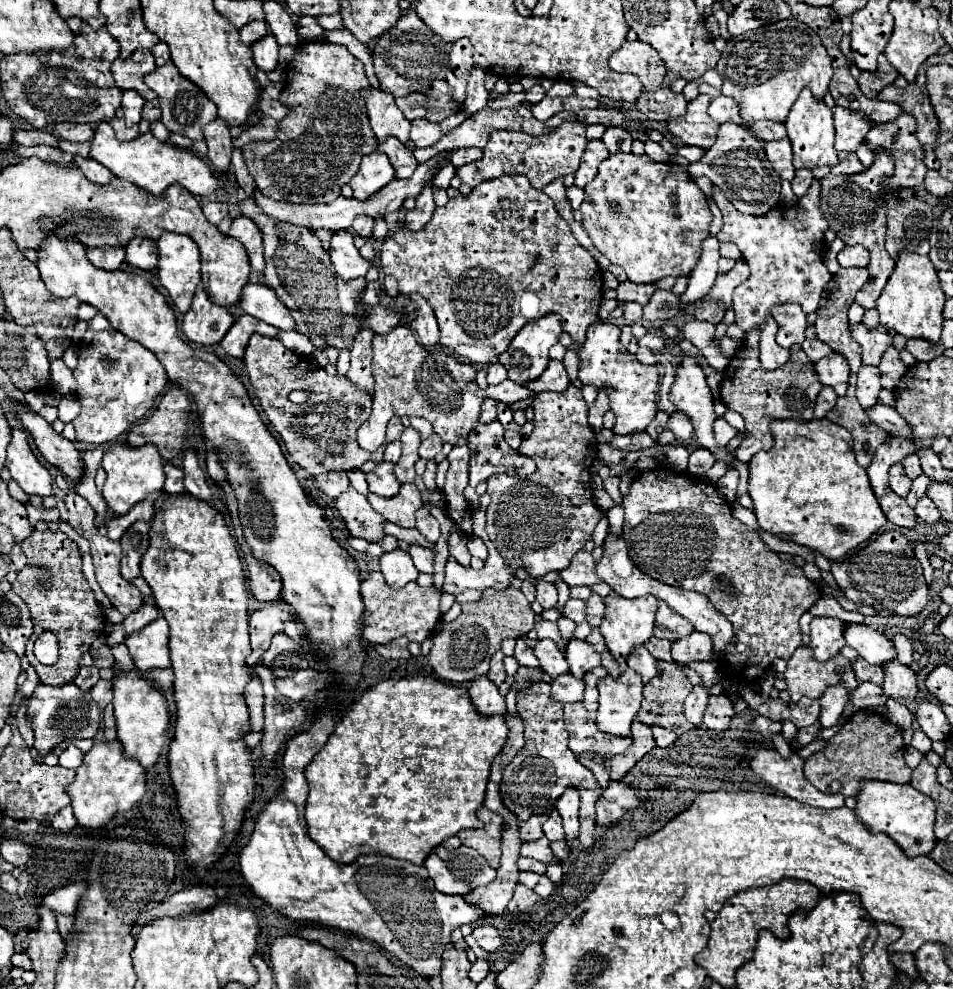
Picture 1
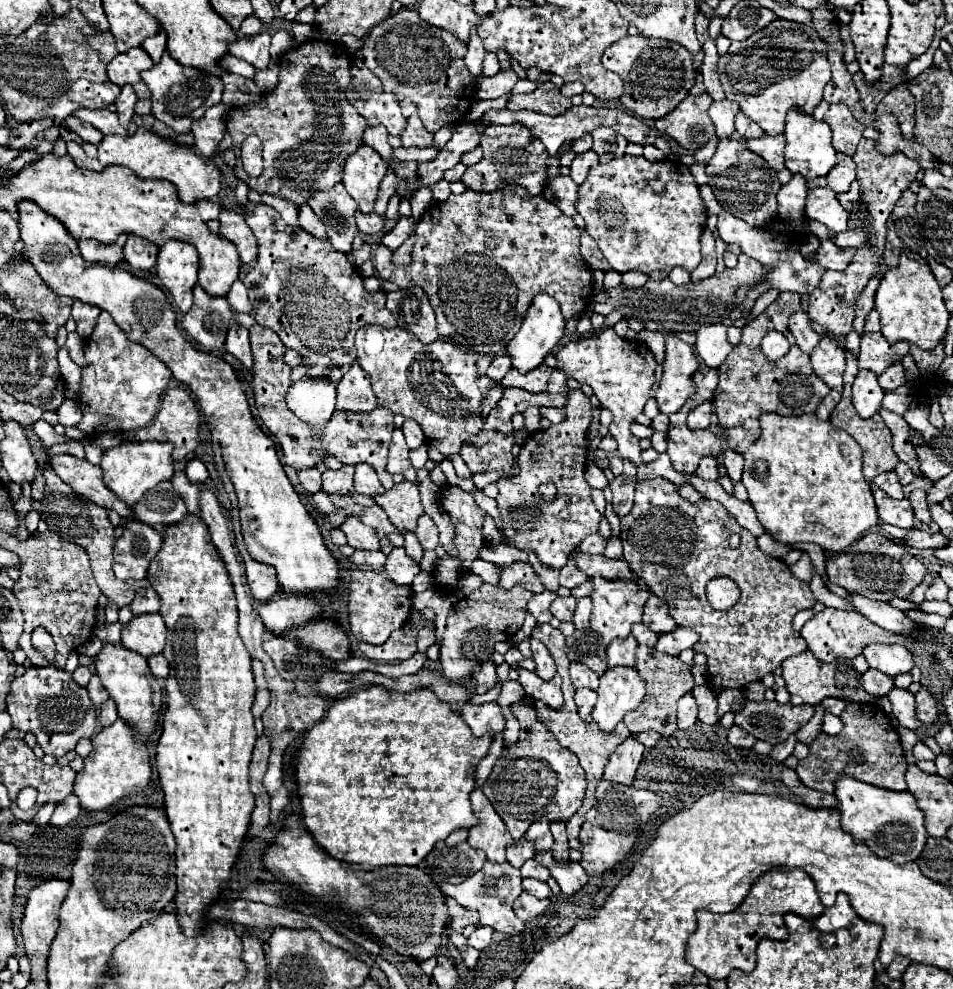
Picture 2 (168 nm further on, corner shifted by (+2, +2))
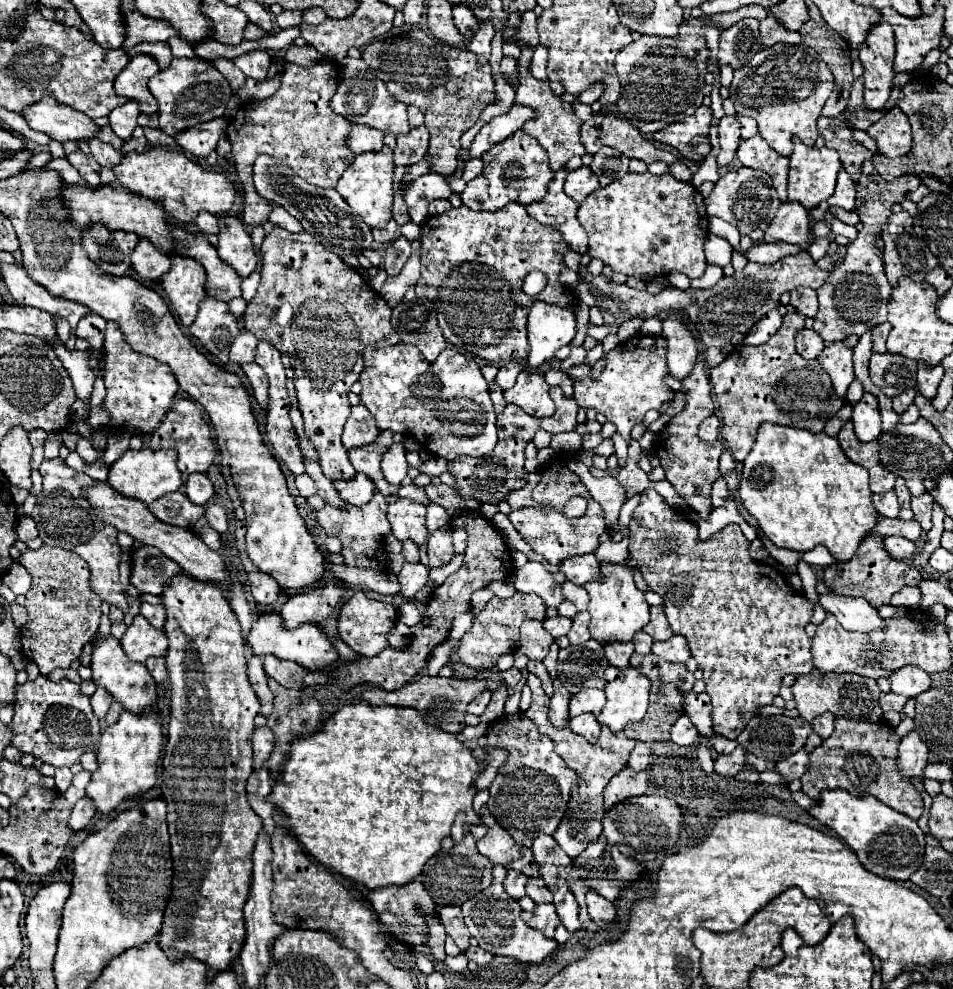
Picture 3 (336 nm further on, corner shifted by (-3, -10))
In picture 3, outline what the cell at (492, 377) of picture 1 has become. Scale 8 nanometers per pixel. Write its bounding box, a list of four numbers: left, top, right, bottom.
[496,361,522,389]

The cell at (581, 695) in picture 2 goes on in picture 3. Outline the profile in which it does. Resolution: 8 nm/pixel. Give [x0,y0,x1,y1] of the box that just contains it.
[570,715,600,743]

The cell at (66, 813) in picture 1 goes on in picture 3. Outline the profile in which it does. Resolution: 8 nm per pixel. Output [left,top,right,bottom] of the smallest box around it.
[68,797,94,831]

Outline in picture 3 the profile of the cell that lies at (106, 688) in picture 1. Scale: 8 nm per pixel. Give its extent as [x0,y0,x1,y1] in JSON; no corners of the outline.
[90,689,114,719]

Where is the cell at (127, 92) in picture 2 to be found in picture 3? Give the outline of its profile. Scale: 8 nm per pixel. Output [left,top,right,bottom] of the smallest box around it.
[108,101,140,141]

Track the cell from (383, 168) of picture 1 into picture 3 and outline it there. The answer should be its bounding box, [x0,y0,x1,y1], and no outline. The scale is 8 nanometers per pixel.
[336,147,394,227]

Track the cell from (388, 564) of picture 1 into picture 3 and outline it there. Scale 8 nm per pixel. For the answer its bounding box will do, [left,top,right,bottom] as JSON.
[398,563,428,599]

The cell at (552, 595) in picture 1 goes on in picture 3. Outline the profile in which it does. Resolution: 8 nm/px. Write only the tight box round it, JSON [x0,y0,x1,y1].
[518,619,554,661]

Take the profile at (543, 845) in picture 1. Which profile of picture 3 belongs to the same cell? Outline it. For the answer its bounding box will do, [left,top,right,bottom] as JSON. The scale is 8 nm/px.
[586,891,616,927]

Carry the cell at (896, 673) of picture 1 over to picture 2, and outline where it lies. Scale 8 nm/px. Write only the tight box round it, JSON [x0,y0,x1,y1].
[887,689,921,729]

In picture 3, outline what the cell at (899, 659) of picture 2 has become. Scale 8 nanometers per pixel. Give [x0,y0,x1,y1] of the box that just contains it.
[888,667,932,697]

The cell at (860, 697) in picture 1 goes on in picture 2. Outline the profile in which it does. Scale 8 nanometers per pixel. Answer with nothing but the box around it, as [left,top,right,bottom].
[819,699,847,715]

